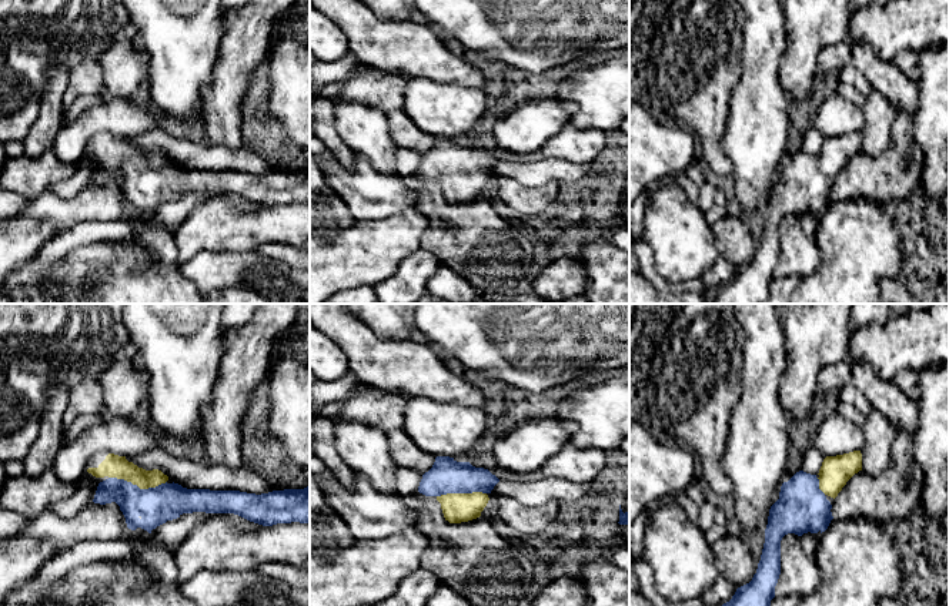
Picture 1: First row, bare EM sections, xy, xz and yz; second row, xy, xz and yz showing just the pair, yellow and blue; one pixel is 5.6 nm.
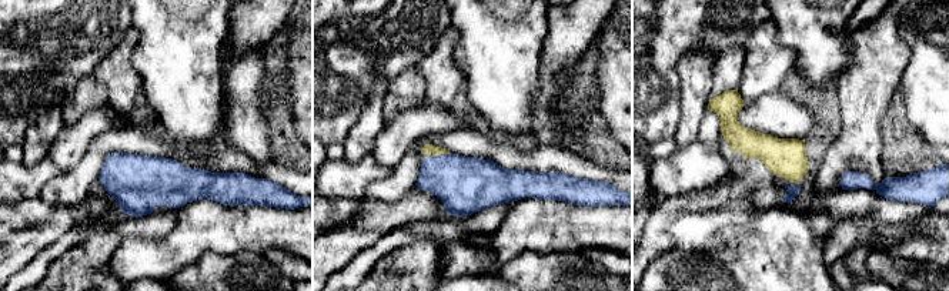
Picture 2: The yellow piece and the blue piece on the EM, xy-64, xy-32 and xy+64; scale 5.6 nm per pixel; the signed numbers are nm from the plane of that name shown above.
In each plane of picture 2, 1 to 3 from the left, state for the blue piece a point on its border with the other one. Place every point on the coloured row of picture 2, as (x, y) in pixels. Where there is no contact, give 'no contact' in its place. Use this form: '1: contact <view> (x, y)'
1: no contact
2: contact xy-32 (440, 154)
3: no contact

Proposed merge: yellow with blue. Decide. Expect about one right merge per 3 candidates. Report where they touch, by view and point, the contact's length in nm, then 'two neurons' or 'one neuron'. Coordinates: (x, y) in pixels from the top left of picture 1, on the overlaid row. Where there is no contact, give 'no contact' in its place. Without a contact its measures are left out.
contact xy (137, 485); length 320 nm; one neuron

